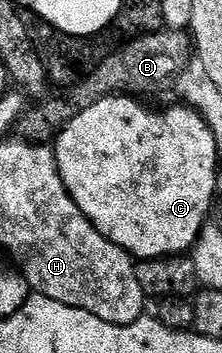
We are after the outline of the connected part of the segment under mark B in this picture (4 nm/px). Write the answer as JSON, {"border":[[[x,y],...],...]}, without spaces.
{"border":[[[159,29],[156,33],[139,34],[121,49],[113,51],[109,57],[101,60],[98,68],[83,77],[77,85],[67,90],[68,101],[50,101],[44,99],[35,107],[21,113],[18,122],[19,136],[29,143],[48,143],[59,134],[60,130],[73,121],[86,107],[94,107],[94,103],[102,103],[104,97],[131,95],[143,98],[143,93],[164,93],[179,82],[182,71],[194,60],[194,46],[191,36],[183,29]]]}

